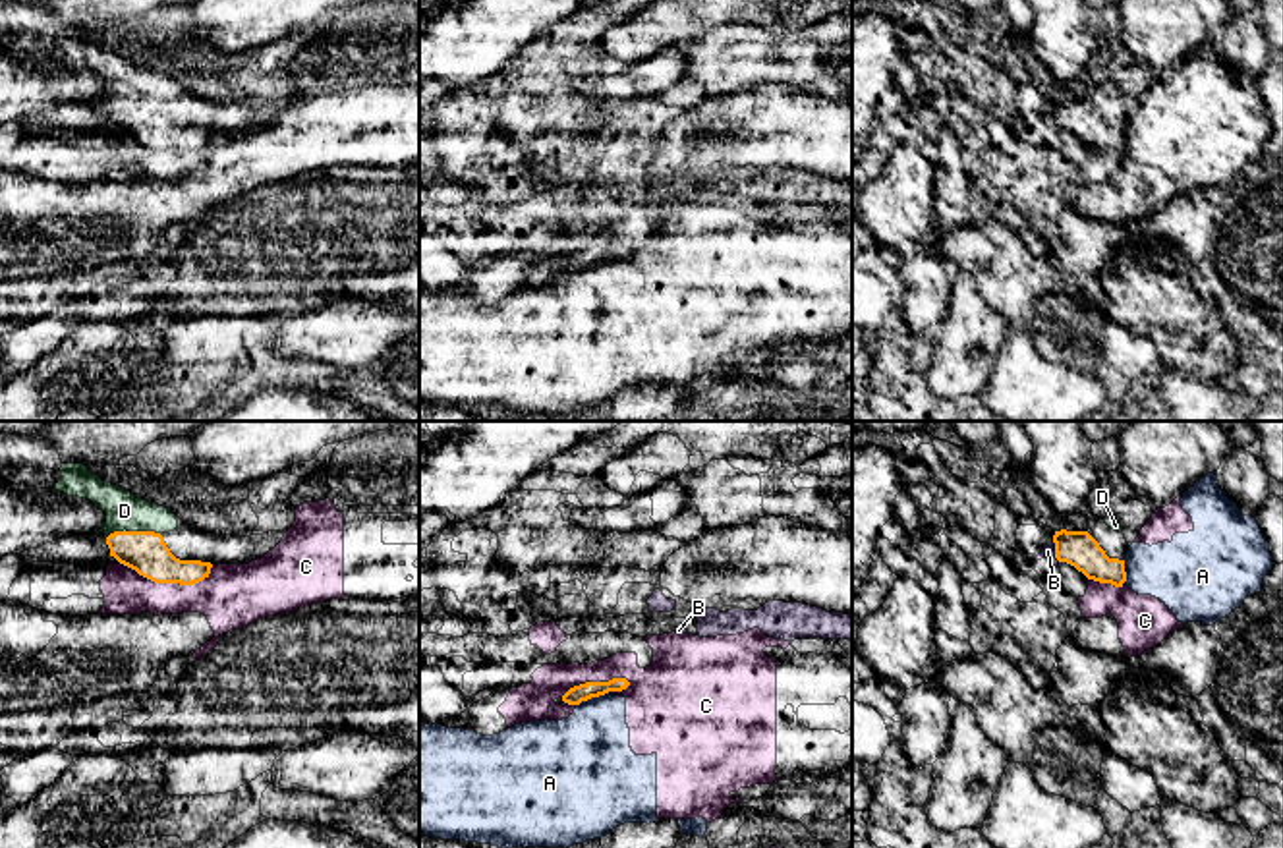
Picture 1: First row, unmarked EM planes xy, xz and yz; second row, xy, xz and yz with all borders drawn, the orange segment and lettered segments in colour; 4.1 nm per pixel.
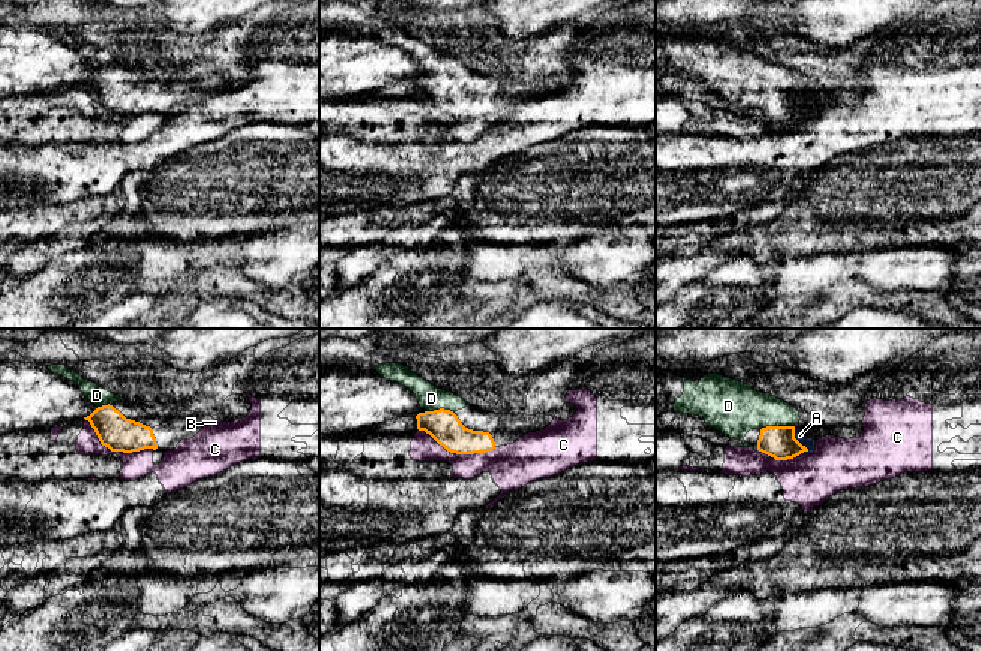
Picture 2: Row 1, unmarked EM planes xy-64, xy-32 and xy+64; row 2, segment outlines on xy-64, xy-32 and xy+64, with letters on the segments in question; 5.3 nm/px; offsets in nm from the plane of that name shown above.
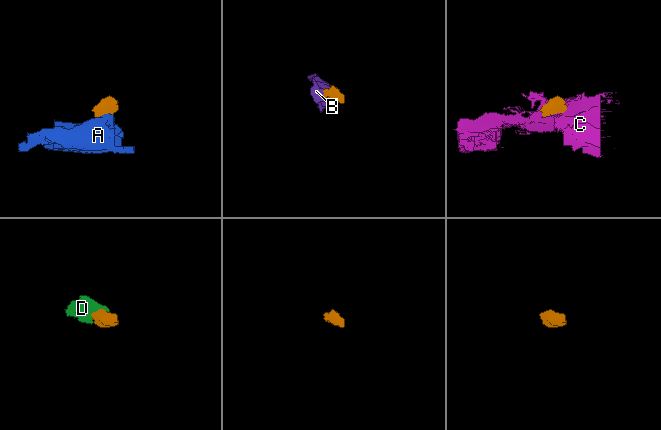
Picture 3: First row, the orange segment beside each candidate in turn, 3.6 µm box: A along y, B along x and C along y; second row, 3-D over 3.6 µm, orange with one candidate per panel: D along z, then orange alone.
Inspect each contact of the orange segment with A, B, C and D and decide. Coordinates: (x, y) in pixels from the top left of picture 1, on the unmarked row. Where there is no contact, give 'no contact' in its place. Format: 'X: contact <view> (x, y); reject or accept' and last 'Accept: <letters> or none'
A: contact xz (590, 265); reject
B: contact yz (1055, 116); accept
C: contact xy (171, 149); reject
D: contact xy (134, 99); accept
Accept: B, D

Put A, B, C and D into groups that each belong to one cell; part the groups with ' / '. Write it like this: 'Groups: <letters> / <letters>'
Groups: A C / B D

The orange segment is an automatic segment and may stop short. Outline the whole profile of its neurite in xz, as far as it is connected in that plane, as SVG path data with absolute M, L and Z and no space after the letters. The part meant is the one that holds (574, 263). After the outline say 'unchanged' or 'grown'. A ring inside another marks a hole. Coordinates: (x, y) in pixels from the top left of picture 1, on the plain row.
M613 245L609 249L585 249L585 251L570 255L562 263L562 269L568 272L580 272L582 269L605 263L609 259L622 259L628 253L630 253L630 249L626 245Z | unchanged

